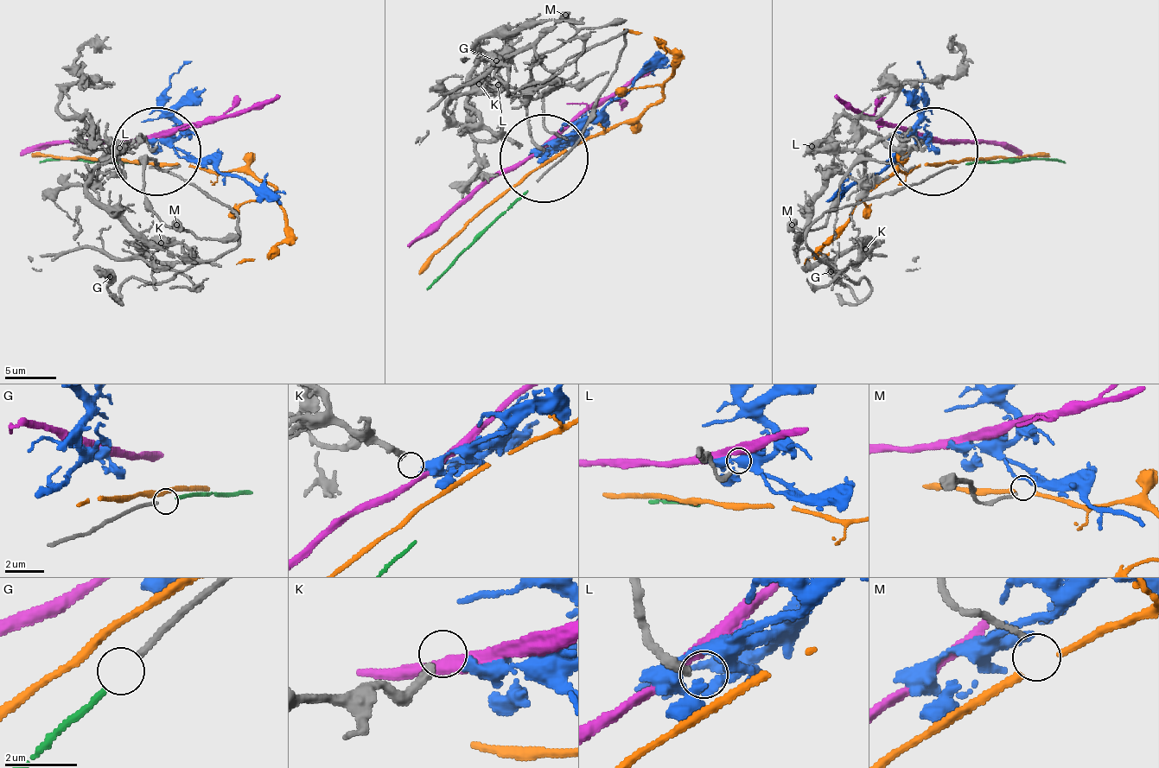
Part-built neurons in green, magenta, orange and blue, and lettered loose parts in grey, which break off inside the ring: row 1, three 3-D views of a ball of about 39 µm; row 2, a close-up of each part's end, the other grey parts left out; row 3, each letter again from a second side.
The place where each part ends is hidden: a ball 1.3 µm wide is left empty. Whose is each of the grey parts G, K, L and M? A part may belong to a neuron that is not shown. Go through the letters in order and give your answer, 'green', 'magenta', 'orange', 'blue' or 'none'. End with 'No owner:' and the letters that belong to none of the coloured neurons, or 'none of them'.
G: green
K: blue
L: none
M: orange
No owner: L

